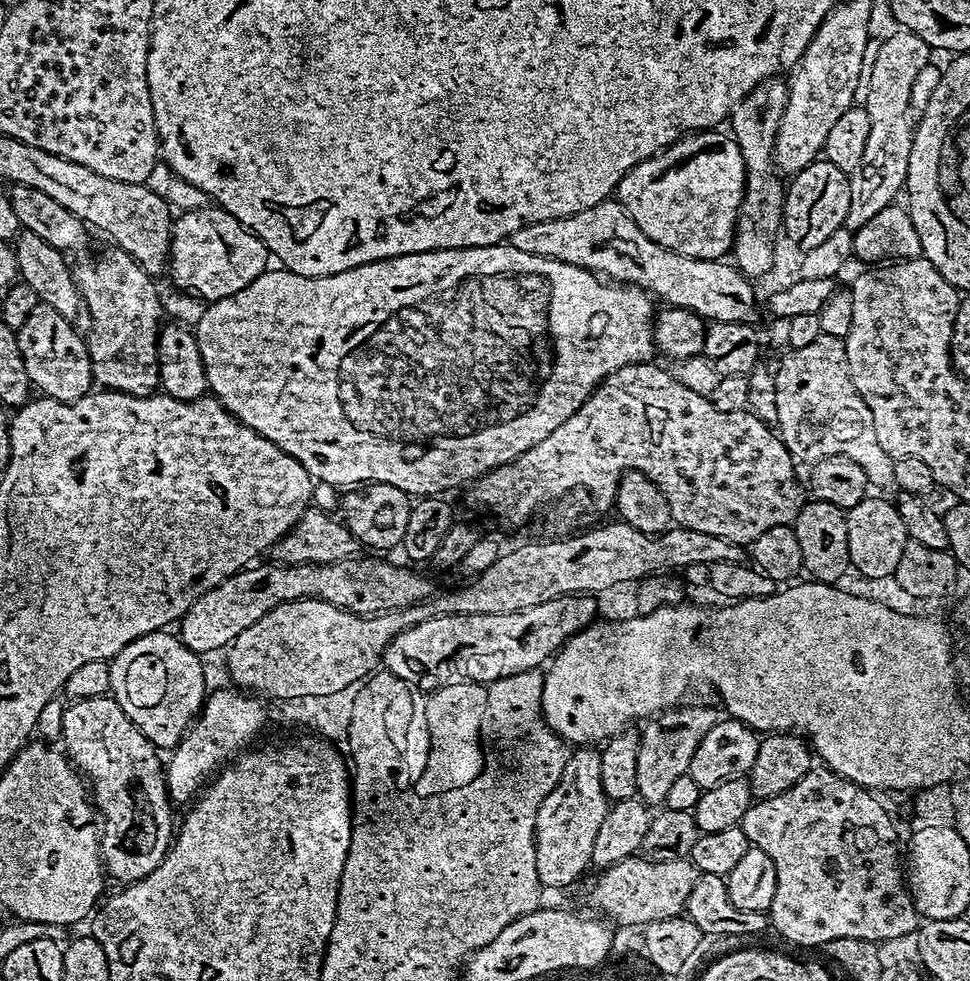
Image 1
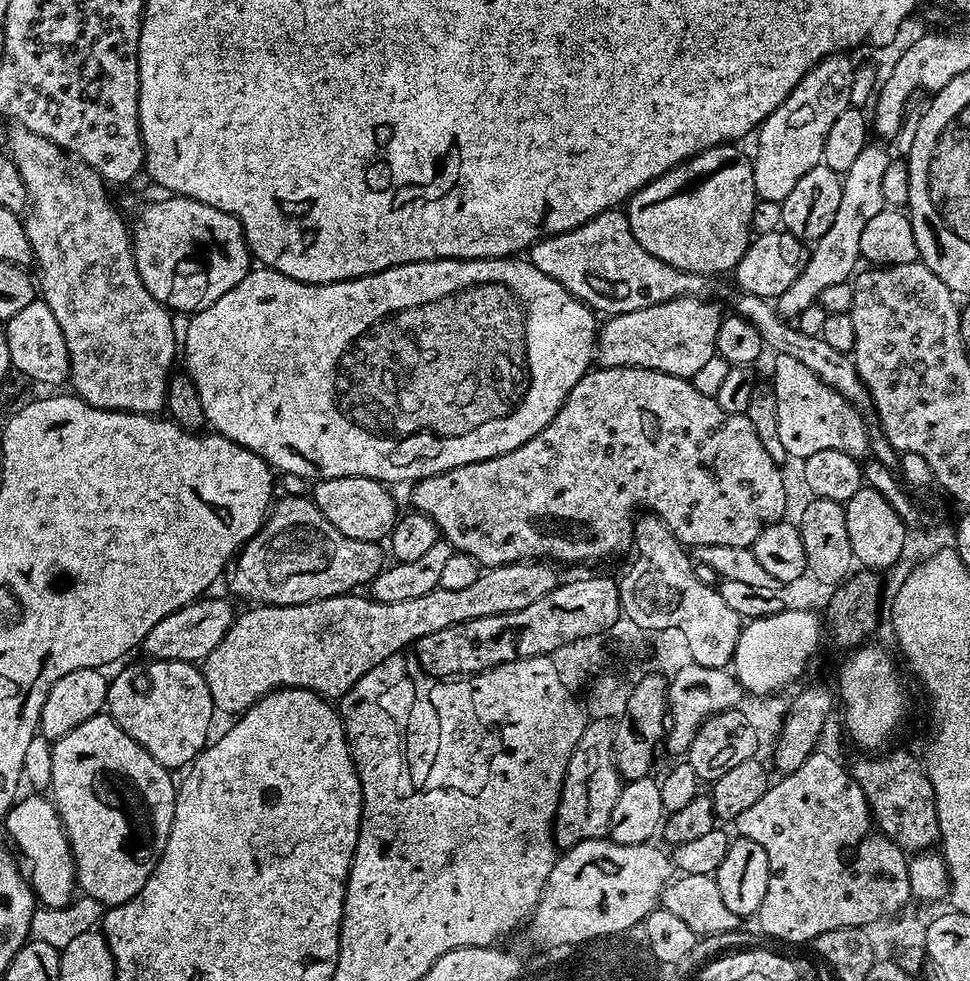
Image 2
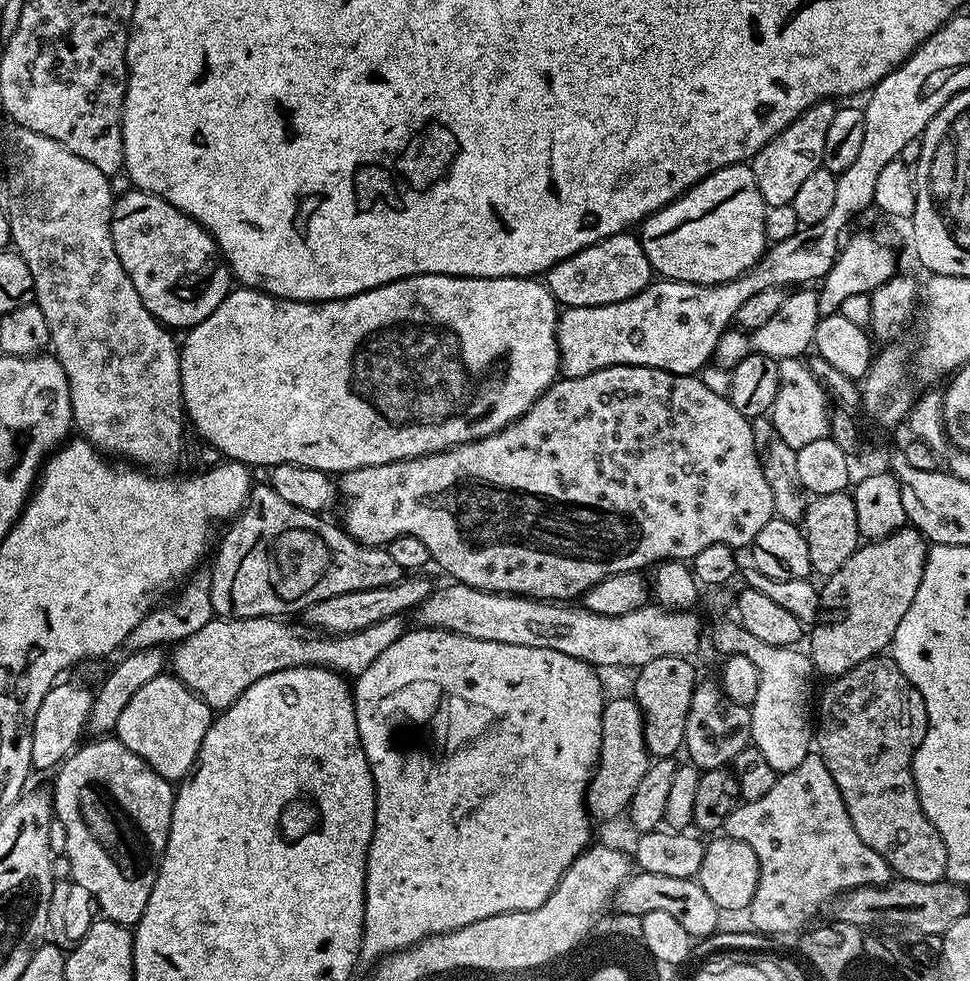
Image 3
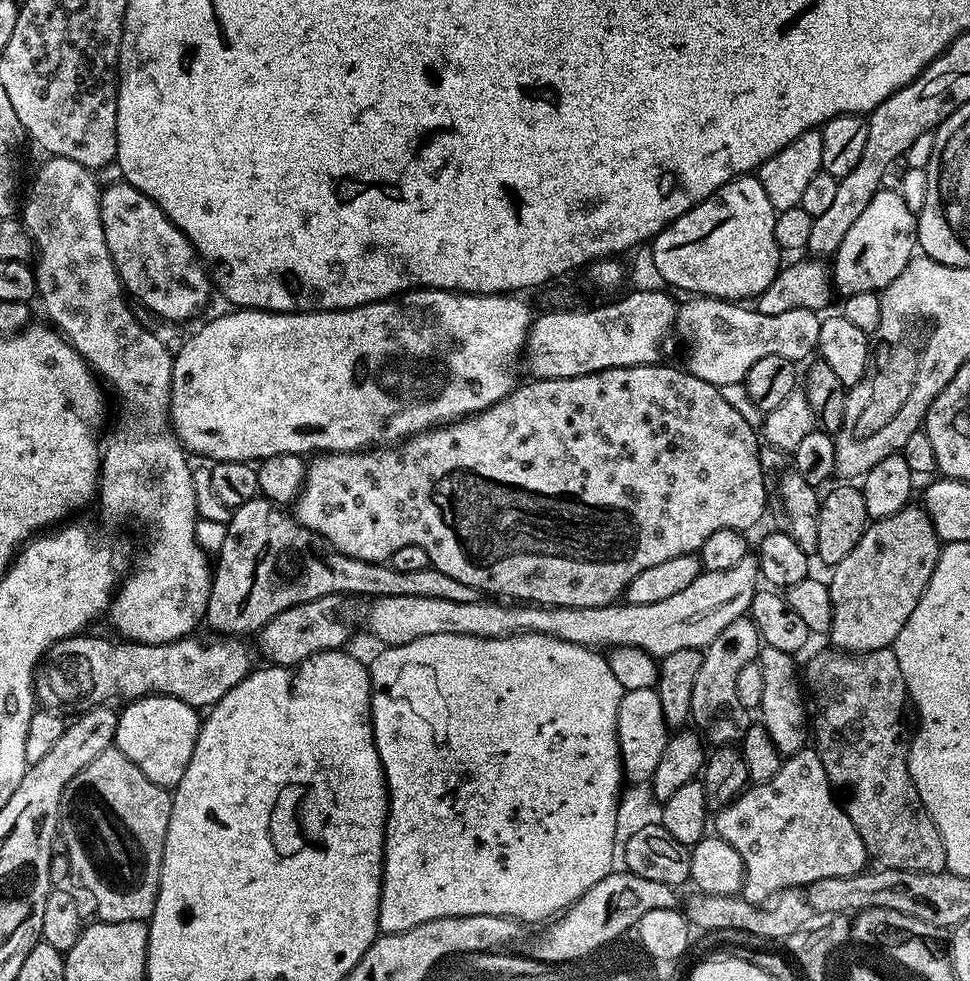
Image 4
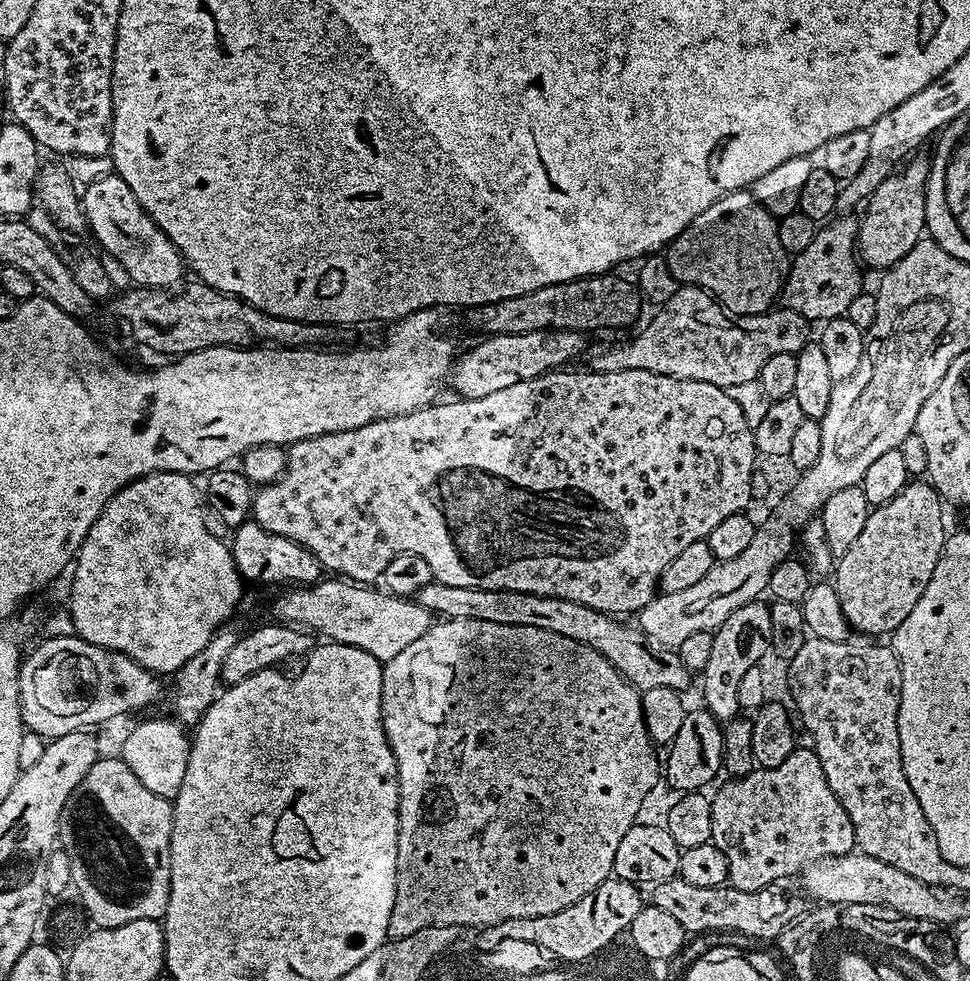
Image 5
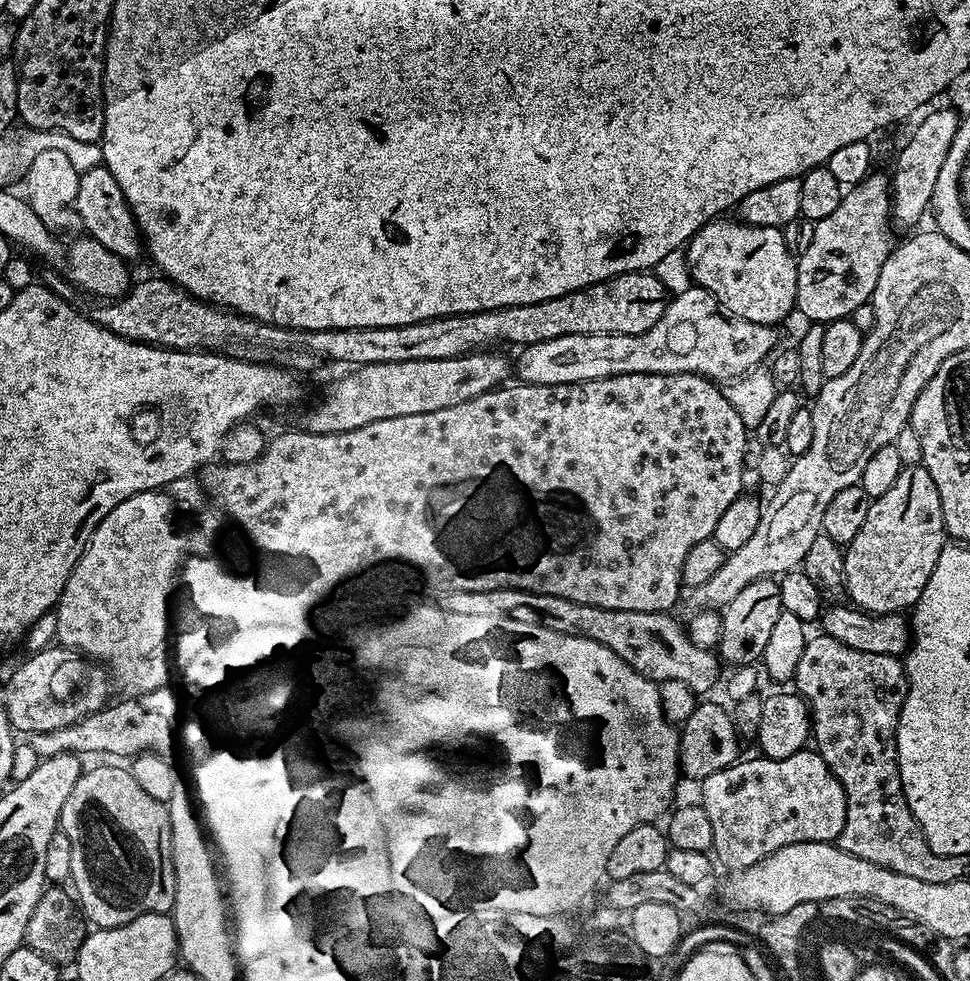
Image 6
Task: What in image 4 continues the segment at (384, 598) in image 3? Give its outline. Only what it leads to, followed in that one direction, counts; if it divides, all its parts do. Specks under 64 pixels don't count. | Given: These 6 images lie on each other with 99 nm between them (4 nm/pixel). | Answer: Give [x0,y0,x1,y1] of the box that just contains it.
[260,599,348,669]

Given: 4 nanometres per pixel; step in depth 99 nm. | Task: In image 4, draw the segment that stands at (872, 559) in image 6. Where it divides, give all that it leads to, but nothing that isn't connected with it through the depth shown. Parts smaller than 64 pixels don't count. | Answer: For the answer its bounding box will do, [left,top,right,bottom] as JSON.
[827,506,941,652]

